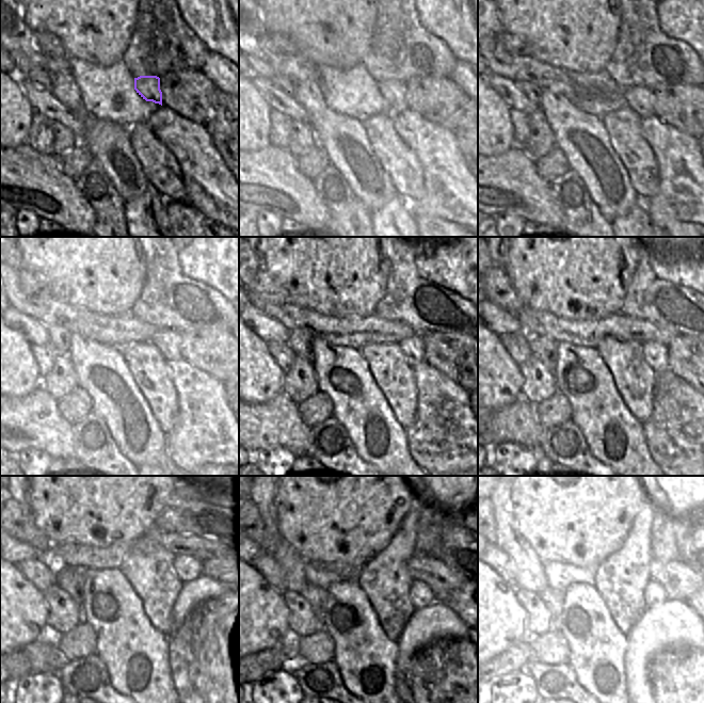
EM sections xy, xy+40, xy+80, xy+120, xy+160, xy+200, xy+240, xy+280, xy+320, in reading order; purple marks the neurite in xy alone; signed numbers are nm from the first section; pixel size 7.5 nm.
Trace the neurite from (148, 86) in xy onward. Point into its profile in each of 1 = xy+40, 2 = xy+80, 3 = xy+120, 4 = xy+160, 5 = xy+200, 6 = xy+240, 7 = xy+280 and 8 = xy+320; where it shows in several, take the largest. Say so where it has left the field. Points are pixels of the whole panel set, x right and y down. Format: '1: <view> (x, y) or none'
1: xy+40 (394, 91)
2: xy+80 (640, 99)
3: xy+120 (169, 341)
4: xy+160 (413, 348)
5: xy+200 (655, 353)
6: xy+240 (193, 594)
7: xy+280 (420, 595)
8: xy+320 (655, 594)

